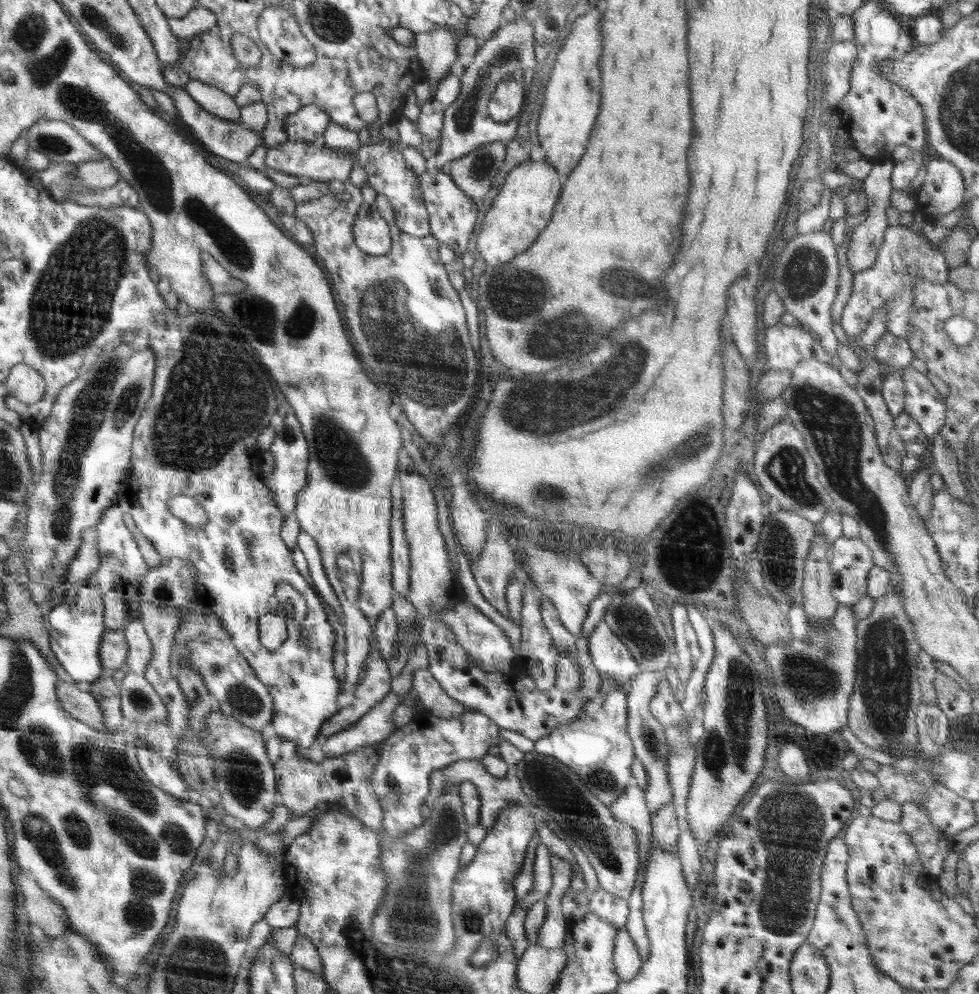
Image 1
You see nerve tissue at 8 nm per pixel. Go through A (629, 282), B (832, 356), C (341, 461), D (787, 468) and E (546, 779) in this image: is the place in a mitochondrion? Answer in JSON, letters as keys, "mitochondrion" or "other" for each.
{"A":"mitochondrion","B":"other","C":"mitochondrion","D":"mitochondrion","E":"mitochondrion"}

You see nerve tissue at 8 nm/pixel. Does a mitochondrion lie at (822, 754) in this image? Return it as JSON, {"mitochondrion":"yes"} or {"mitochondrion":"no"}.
{"mitochondrion":"no"}

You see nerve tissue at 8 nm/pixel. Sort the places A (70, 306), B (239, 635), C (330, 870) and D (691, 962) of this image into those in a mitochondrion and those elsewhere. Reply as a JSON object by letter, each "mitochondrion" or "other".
{"A":"mitochondrion","B":"other","C":"other","D":"other"}

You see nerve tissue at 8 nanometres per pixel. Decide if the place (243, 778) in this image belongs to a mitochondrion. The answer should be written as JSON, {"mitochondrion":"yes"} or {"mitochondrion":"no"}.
{"mitochondrion":"yes"}

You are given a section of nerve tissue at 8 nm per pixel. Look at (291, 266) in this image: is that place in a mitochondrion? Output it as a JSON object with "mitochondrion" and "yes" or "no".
{"mitochondrion":"no"}

